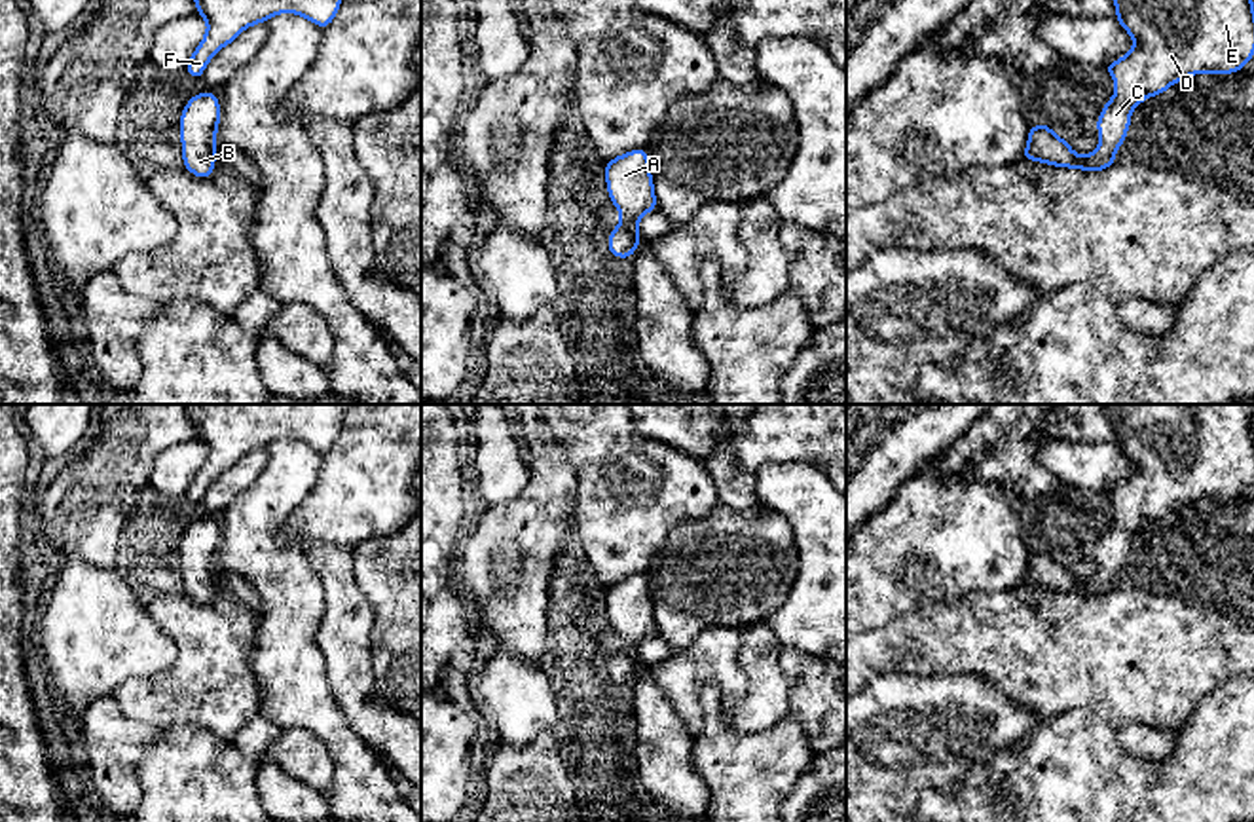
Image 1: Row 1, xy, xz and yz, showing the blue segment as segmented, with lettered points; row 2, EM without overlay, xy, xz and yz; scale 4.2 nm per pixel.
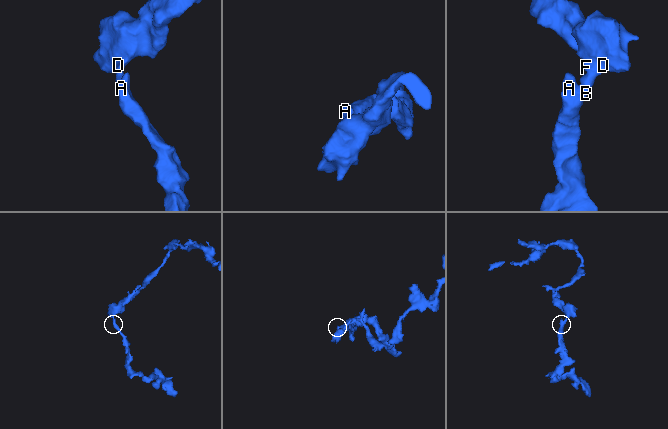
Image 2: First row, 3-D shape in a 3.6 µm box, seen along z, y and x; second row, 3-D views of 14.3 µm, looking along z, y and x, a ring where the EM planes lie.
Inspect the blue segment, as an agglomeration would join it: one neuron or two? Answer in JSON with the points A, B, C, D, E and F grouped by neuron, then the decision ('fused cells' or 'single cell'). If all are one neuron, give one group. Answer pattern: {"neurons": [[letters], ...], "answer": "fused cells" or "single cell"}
{"neurons": [["A", "B", "C", "D", "E", "F"]], "answer": "single cell"}

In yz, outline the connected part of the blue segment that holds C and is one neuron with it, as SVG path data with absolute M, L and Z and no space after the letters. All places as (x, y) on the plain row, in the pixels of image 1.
M1102 404L1116 427L1116 444L1134 465L1134 473L1104 492L1116 505L1116 518L1097 543L1100 568L1089 581L1078 581L1047 549L1028 554L1023 585L1081 596L1106 596L1116 588L1131 537L1148 522L1193 499L1239 497L1254 482L1254 404Z

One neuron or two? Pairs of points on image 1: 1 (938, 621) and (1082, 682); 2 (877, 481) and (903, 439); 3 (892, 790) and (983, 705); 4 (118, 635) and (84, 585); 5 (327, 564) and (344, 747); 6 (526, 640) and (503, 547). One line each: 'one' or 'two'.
1: one
2: one
3: one
4: one
5: two
6: one

